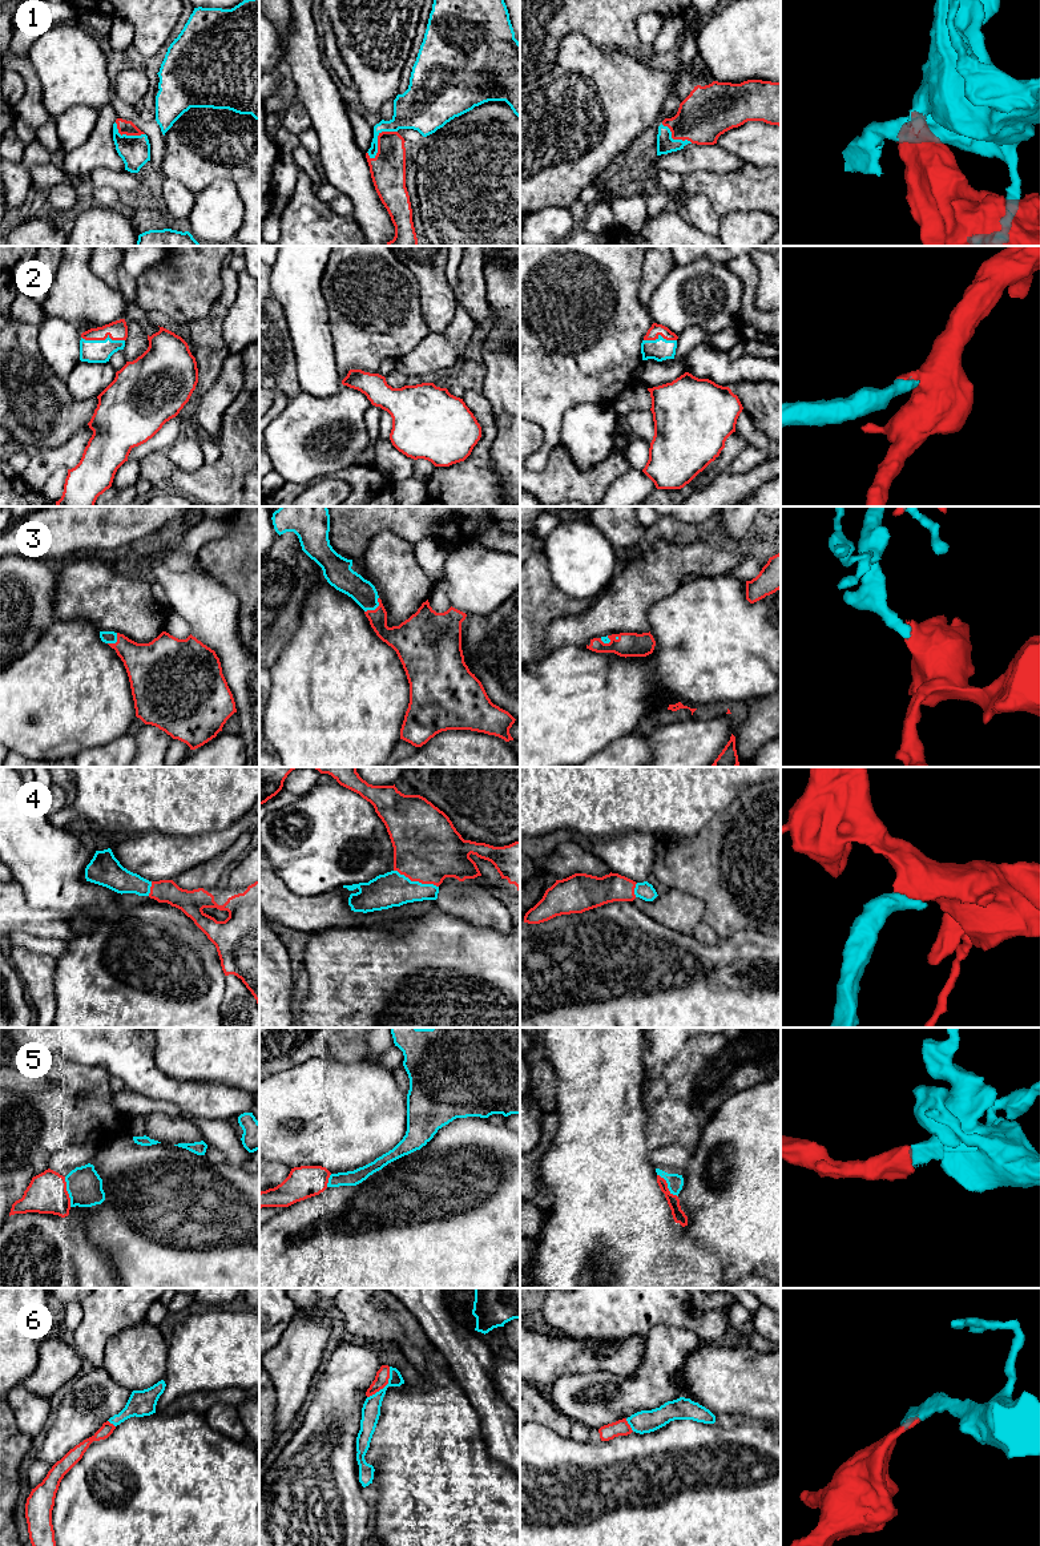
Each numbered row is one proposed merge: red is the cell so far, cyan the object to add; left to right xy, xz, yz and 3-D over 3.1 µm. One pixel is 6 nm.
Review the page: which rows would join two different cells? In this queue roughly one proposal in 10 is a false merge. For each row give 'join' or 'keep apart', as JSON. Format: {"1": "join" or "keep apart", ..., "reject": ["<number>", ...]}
{"1": "join", "2": "join", "3": "join", "4": "join", "5": "join", "6": "join", "reject": []}

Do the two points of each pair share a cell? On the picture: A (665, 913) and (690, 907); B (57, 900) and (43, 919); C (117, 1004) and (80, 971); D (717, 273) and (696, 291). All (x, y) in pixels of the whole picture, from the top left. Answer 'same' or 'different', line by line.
A: same
B: different
C: same
D: same

